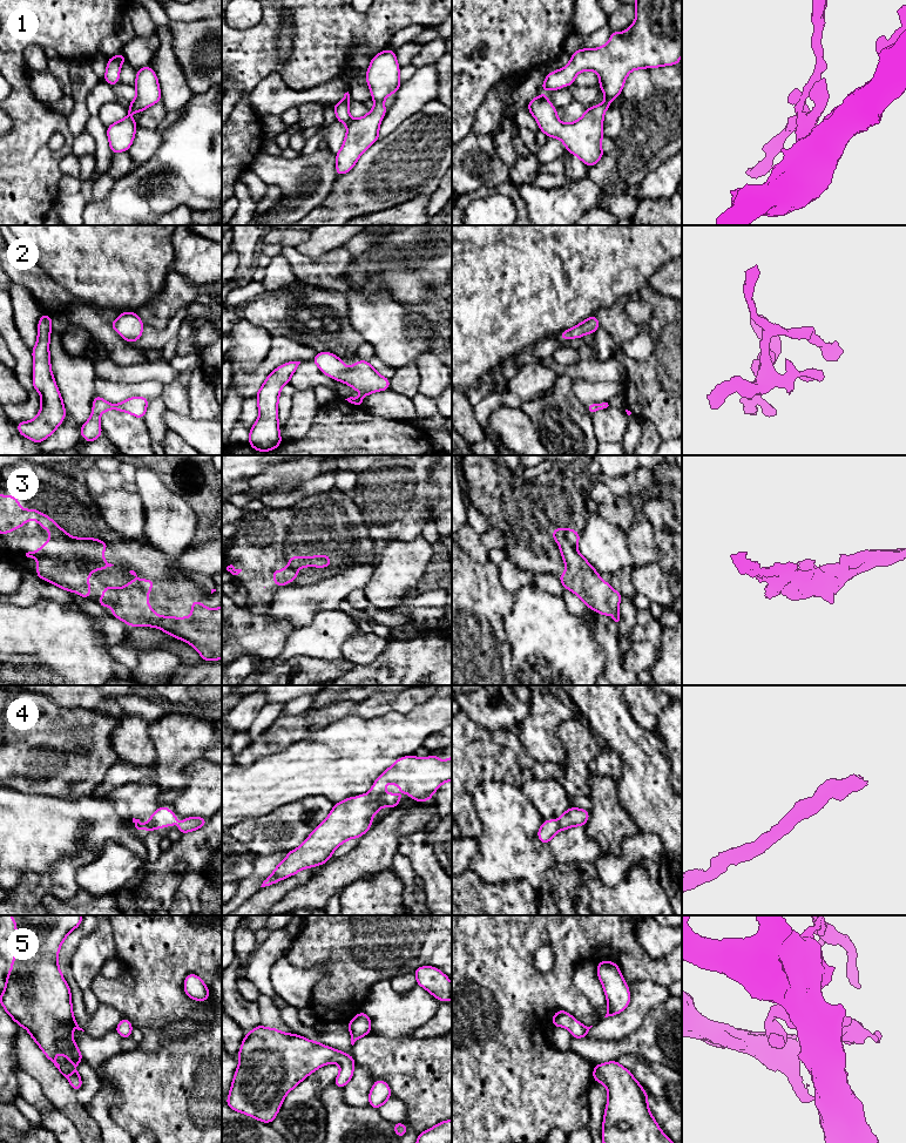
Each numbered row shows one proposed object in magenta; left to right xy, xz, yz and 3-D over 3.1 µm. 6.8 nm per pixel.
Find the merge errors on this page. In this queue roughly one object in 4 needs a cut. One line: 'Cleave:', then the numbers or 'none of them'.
Cleave: none of them

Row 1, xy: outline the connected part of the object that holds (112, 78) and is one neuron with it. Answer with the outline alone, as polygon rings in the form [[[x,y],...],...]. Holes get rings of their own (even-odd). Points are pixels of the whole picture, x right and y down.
[[[122,53],[108,59],[107,70],[104,73],[103,80],[107,81],[109,84],[115,86],[119,83],[122,62],[127,63],[127,60]]]

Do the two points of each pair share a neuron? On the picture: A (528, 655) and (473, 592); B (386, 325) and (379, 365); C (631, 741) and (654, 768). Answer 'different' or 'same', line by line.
A: different
B: different
C: same

